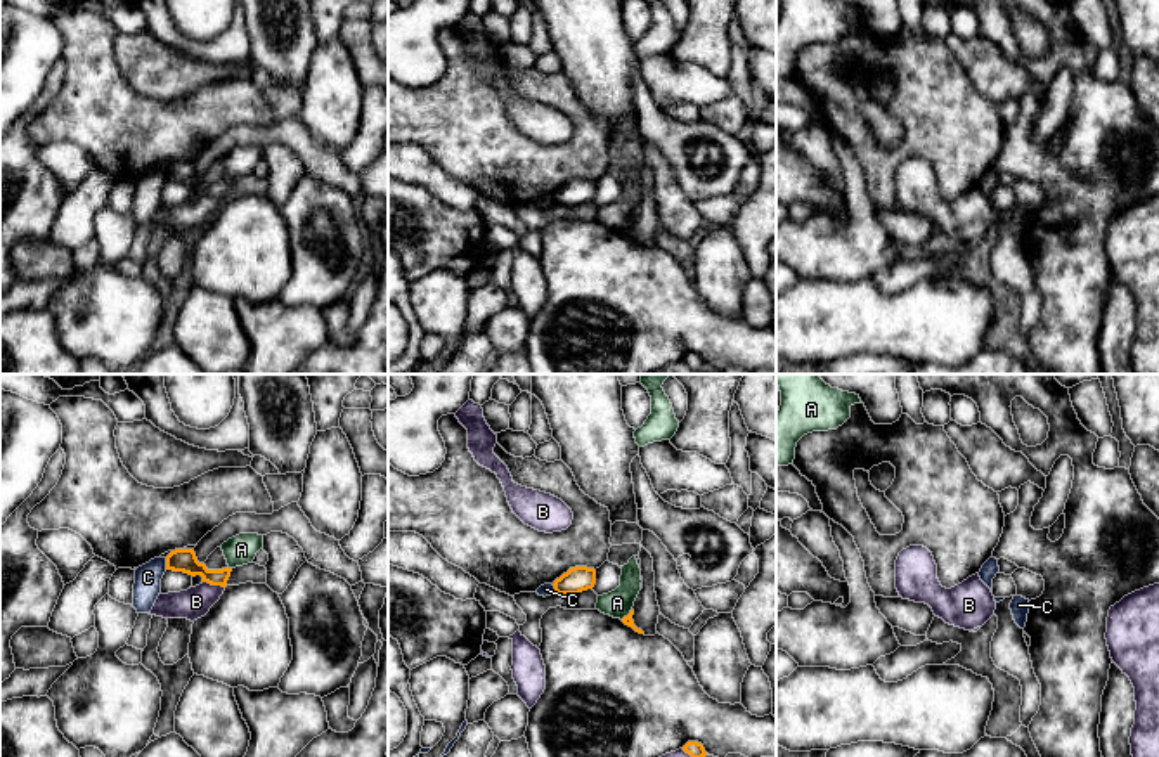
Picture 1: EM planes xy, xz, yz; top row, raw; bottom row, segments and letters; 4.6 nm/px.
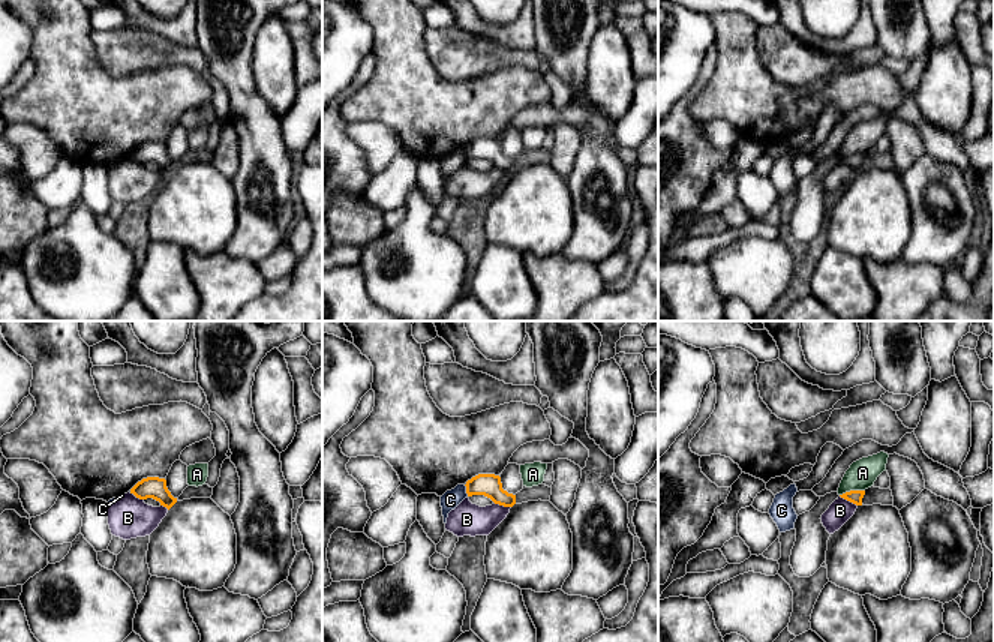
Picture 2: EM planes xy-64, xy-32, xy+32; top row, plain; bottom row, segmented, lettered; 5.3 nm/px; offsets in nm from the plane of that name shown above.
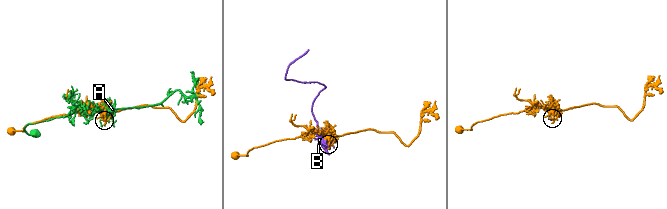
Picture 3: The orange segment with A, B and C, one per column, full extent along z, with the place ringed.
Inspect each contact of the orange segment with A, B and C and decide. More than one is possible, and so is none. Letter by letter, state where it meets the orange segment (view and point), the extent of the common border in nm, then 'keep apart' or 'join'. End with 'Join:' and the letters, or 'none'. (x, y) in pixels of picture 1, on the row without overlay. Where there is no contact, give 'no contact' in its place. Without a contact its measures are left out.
A: xz (628, 227) | 80 nm | keep apart
B: xy (213, 196) | 110 nm | keep apart
C: xy (167, 175) | 60 nm | keep apart
Join: none

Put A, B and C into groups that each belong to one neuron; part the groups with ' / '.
A / B / C

